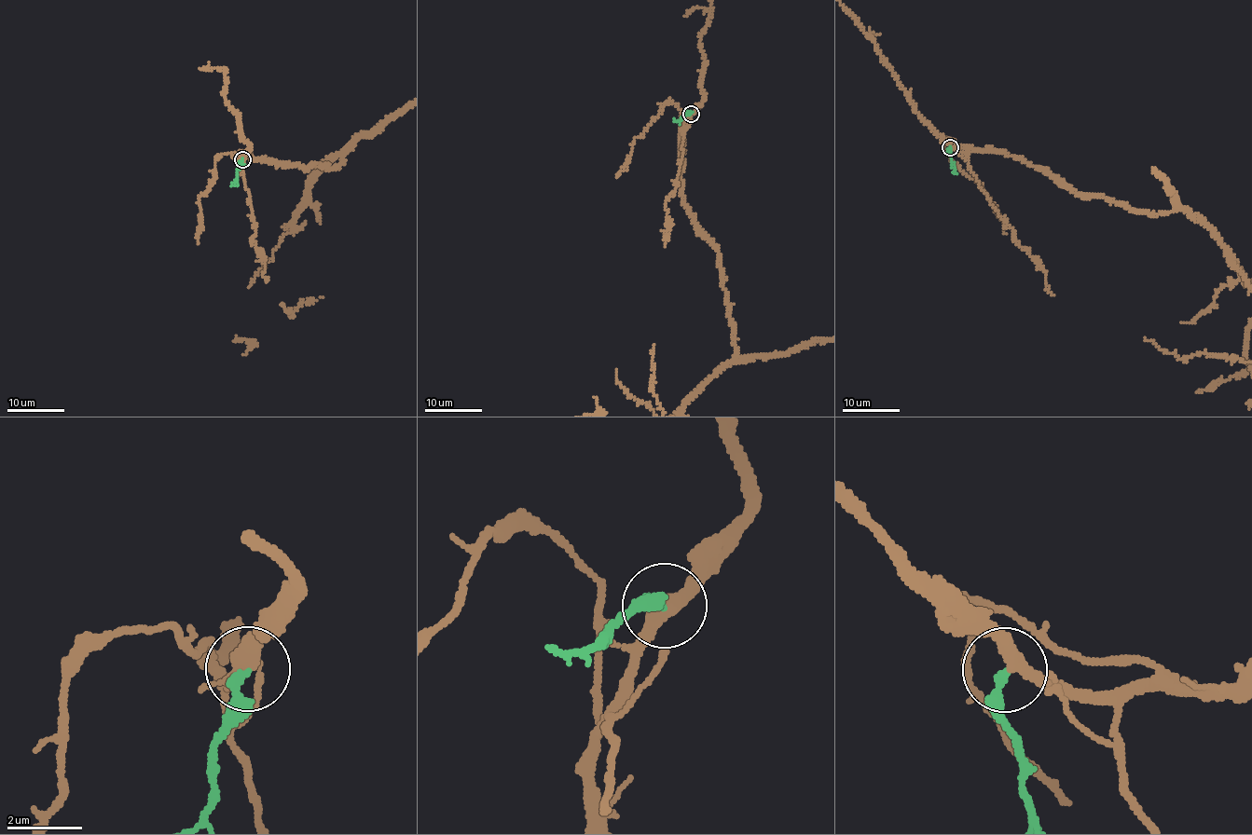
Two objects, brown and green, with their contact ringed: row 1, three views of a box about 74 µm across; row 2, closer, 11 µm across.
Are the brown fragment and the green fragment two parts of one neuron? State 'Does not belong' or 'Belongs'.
Belongs

